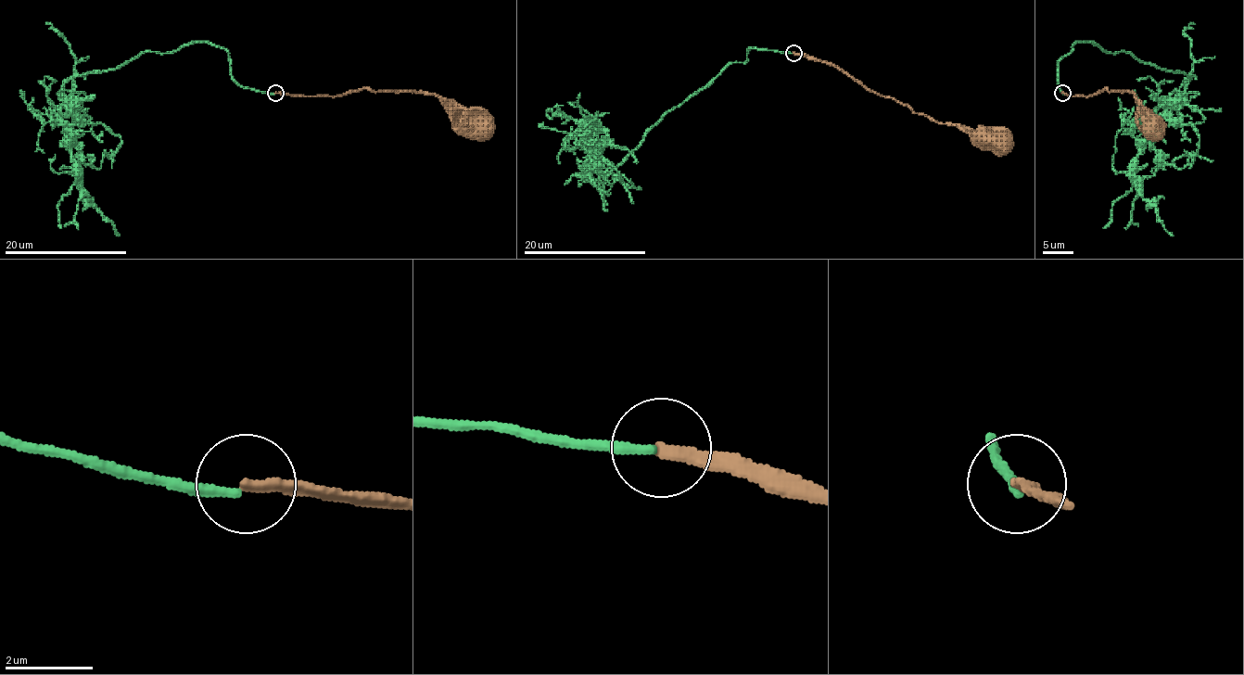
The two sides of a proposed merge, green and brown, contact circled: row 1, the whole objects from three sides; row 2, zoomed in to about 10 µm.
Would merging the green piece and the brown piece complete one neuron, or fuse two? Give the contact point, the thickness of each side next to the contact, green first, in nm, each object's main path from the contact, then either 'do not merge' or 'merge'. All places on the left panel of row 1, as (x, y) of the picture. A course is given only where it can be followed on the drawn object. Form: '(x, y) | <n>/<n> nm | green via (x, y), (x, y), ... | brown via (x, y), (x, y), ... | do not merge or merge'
(275, 93) | 220/280 nm | green via (274, 93), (244, 88), (228, 53), (207, 43), (75, 76), (72, 109), (58, 119), (80, 188), (118, 235) | brown via (275, 93), (341, 96), (361, 88), (423, 92), (453, 99), (470, 113), (479, 127) | do not merge

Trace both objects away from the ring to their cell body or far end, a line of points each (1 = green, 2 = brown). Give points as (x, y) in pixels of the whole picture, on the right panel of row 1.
1: (1063, 93), (1059, 62), (1077, 43), (1188, 76), (1136, 139), (1135, 188), (1174, 235)
2: (1063, 93), (1092, 96), (1104, 88), (1109, 92), (1132, 92), (1138, 99), (1139, 113), (1148, 127)

